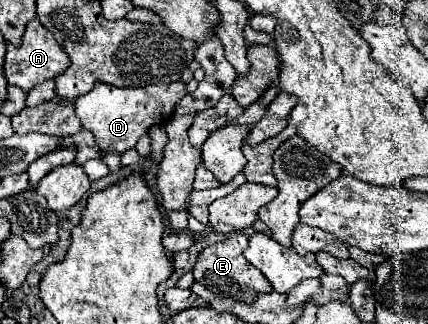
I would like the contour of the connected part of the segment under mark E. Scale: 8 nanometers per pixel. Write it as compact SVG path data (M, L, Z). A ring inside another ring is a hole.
M238 233L232 235L230 239L210 245L204 251L200 251L196 265L194 265L194 279L198 283L202 283L204 287L208 287L210 291L214 291L216 295L224 295L224 297L232 297L236 301L246 301L252 303L256 299L256 293L270 293L272 287L268 283L268 279L244 257L244 249L248 247L248 237Z

